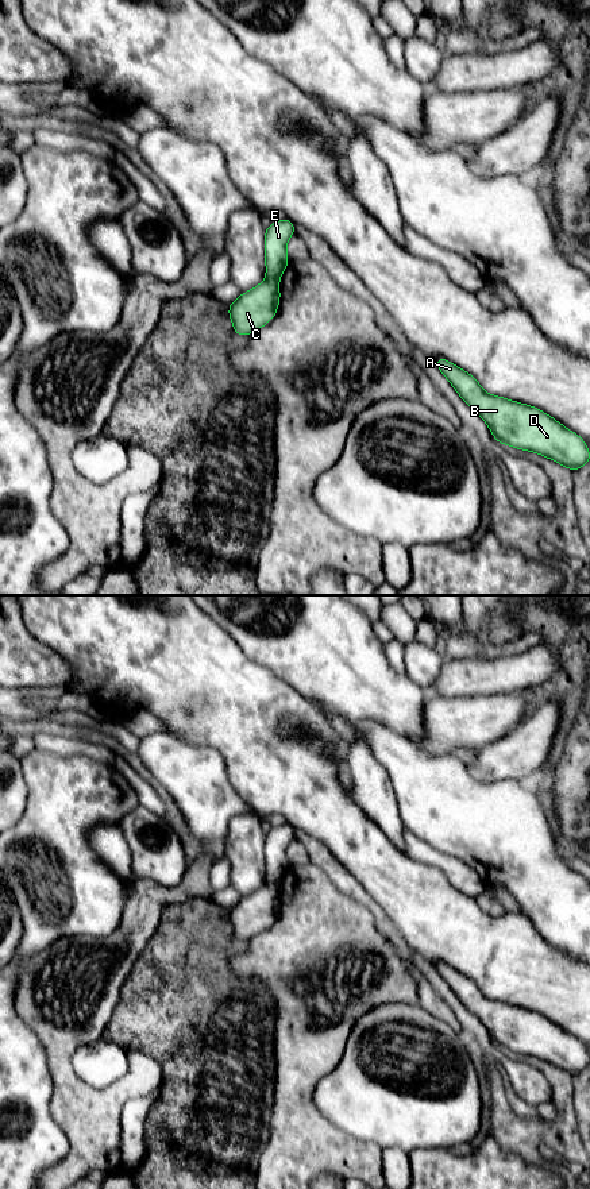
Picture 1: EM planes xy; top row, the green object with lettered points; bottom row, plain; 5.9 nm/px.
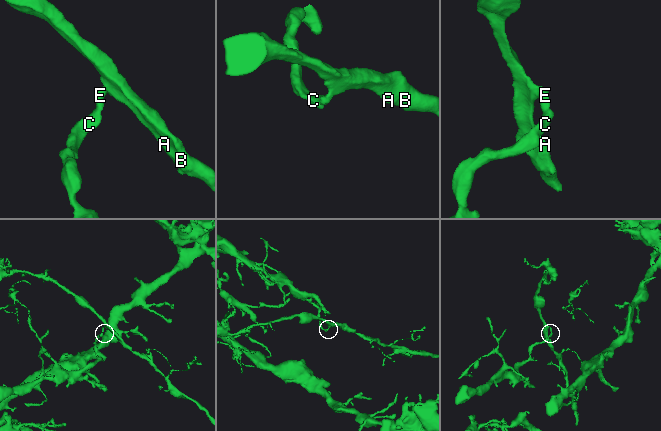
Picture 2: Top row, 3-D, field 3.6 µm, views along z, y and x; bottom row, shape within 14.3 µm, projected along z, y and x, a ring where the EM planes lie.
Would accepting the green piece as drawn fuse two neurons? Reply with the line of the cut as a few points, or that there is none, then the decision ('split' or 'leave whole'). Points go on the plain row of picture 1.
cut in xy along (266, 881), (277, 886); split

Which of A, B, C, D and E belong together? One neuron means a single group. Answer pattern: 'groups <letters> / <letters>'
groups A B D E / C

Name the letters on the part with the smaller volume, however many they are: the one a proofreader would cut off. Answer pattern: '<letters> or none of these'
A, B, D, E

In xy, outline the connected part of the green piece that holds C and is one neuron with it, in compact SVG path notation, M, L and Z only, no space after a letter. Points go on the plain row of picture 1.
M270 883L242 897L228 910L234 937L239 941L248 941L265 931L277 919L279 903L279 888Z

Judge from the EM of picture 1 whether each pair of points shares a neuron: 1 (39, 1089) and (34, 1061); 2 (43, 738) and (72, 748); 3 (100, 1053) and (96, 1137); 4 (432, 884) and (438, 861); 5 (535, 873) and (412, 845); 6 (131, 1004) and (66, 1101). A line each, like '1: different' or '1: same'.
1: same
2: same
3: different
4: different
5: different
6: different

